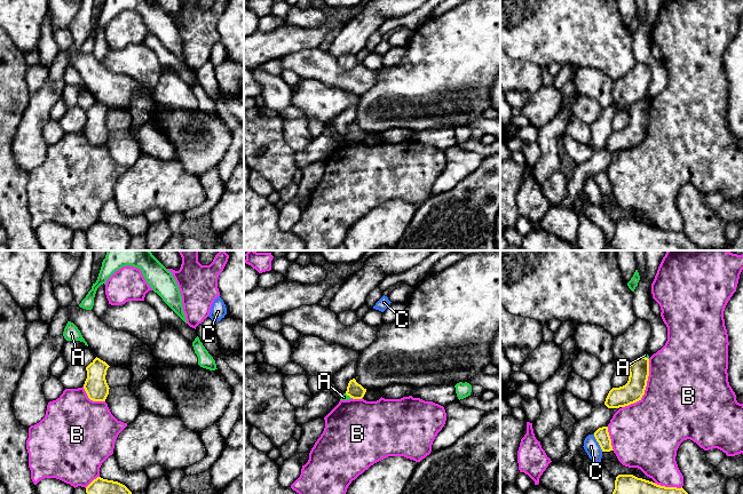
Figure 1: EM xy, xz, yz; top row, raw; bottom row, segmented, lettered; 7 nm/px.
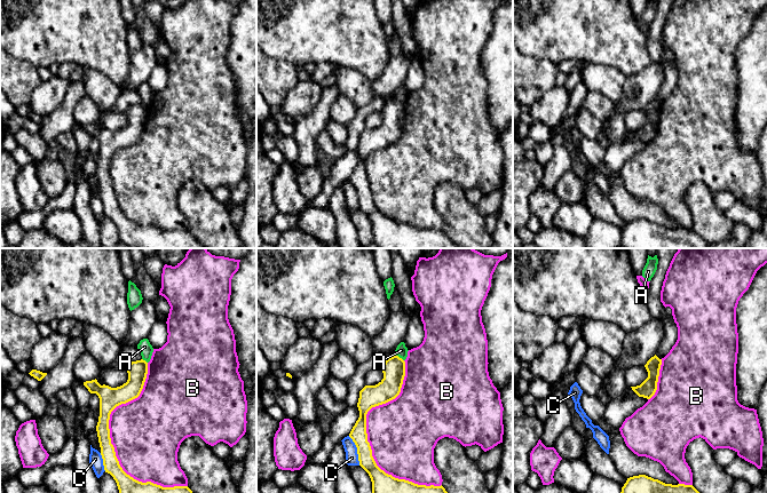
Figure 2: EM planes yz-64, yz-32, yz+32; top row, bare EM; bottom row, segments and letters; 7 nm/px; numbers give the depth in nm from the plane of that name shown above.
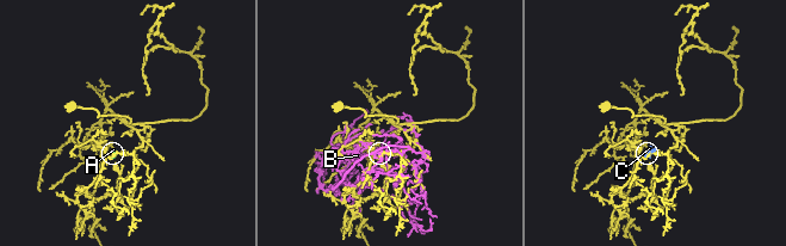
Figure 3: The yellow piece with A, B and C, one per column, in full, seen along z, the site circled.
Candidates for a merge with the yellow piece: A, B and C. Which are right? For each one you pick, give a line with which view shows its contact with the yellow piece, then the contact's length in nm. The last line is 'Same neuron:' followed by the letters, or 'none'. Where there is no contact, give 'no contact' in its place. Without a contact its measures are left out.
Same neuron: none

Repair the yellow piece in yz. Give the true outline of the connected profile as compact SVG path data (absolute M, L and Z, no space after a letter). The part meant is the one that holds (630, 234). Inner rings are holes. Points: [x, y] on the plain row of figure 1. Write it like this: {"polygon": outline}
{"polygon": "M618 218L610 246L617 250L701 250L682 231L665 231L633 218Z"}

